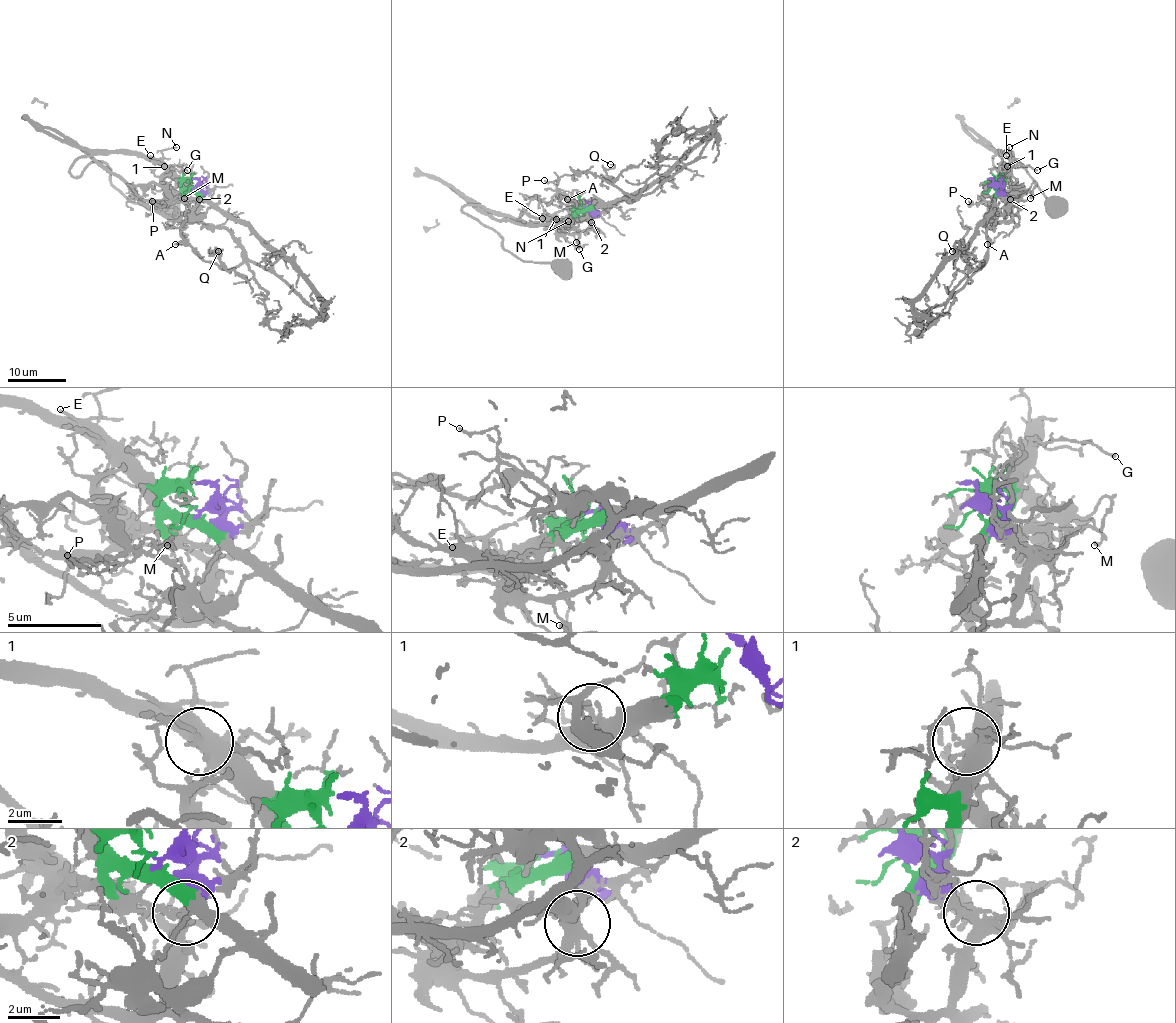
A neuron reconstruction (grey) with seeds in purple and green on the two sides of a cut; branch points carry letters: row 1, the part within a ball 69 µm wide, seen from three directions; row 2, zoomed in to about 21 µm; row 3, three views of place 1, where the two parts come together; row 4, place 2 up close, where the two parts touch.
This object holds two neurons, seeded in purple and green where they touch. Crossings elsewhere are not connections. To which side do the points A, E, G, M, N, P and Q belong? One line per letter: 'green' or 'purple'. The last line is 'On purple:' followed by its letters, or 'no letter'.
A: purple
E: green
G: green
M: purple
N: green
P: purple
Q: purple
On purple: A, M, P, Q

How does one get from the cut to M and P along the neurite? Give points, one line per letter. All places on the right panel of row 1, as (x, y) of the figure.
M: (994, 187), (1011, 200), (1016, 201), (1024, 194), (1031, 194), (1030, 198)
P: (994, 187), (1009, 201), (1008, 216), (1000, 222), (990, 217), (990, 206), (986, 201), (968, 207), (968, 201)

